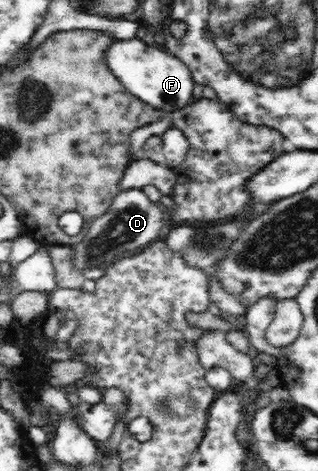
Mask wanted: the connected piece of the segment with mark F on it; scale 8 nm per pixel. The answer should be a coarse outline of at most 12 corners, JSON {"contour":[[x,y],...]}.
{"contour":[[138,37],[104,59],[128,92],[164,113],[192,99],[178,57]]}

